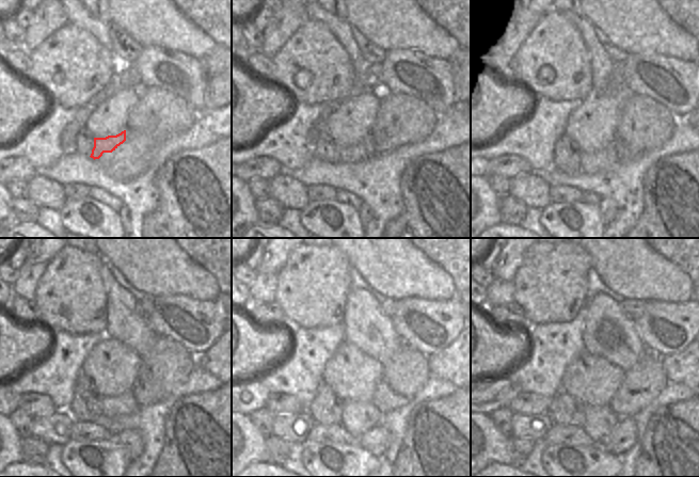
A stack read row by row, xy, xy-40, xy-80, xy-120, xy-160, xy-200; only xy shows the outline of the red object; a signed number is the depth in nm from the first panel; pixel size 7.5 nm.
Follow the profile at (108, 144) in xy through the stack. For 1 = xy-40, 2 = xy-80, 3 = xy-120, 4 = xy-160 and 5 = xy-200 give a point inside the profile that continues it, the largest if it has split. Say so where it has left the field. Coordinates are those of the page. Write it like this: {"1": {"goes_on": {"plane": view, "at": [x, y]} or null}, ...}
{"1": {"goes_on": {"plane": "xy-40", "at": [363, 150]}}, "2": {"goes_on": {"plane": "xy-80", "at": [606, 159]}}, "3": {"goes_on": {"plane": "xy-120", "at": [125, 404]}}, "4": {"goes_on": {"plane": "xy-160", "at": [356, 417]}}, "5": {"goes_on": {"plane": "xy-200", "at": [600, 422]}}}

